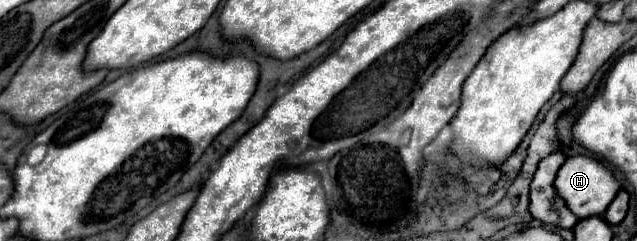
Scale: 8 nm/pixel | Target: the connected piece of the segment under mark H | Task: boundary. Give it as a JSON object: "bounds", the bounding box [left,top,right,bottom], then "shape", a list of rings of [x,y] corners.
{"bounds":[553,156,619,218],"shape":[[[573,156],[563,162],[563,166],[557,172],[557,178],[553,182],[557,196],[567,204],[567,208],[579,218],[591,218],[591,216],[603,216],[607,206],[613,202],[613,198],[619,192],[619,182],[613,178],[613,174],[599,162],[587,156]]]}

